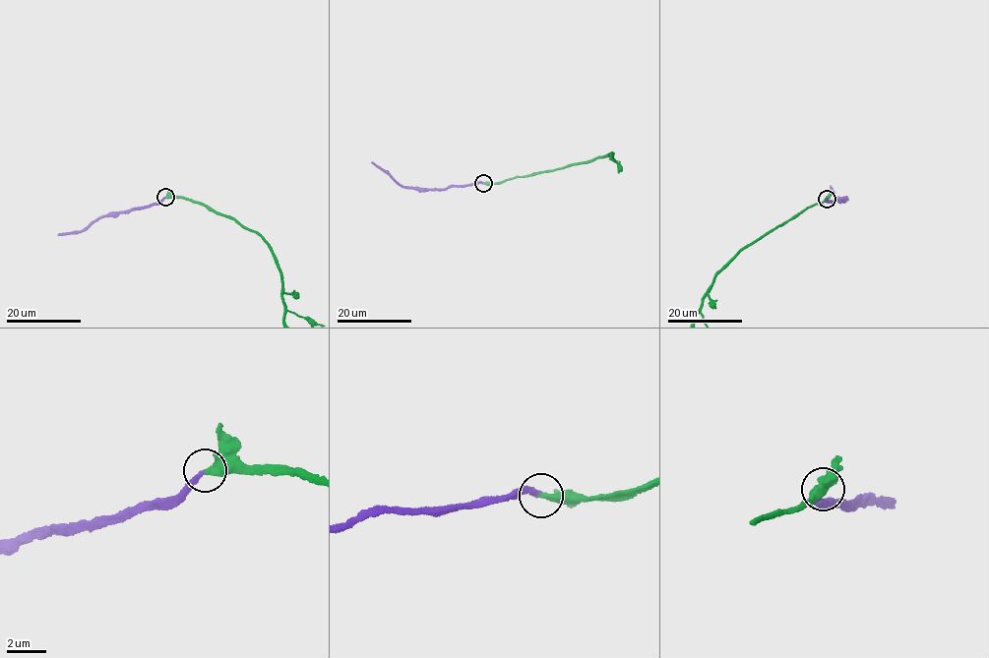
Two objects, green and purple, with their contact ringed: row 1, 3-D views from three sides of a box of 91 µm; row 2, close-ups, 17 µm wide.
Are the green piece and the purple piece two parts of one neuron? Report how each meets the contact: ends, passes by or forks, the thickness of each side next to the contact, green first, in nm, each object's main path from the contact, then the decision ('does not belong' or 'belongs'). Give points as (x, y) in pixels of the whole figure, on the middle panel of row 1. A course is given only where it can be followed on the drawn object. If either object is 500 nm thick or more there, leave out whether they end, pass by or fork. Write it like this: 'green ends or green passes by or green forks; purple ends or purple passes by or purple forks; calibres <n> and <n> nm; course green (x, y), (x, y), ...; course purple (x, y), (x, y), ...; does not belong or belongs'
green ends; purple ends; calibres 400 and 240 nm; course purple (483, 183), (441, 189), (406, 187), (371, 162); belongs

